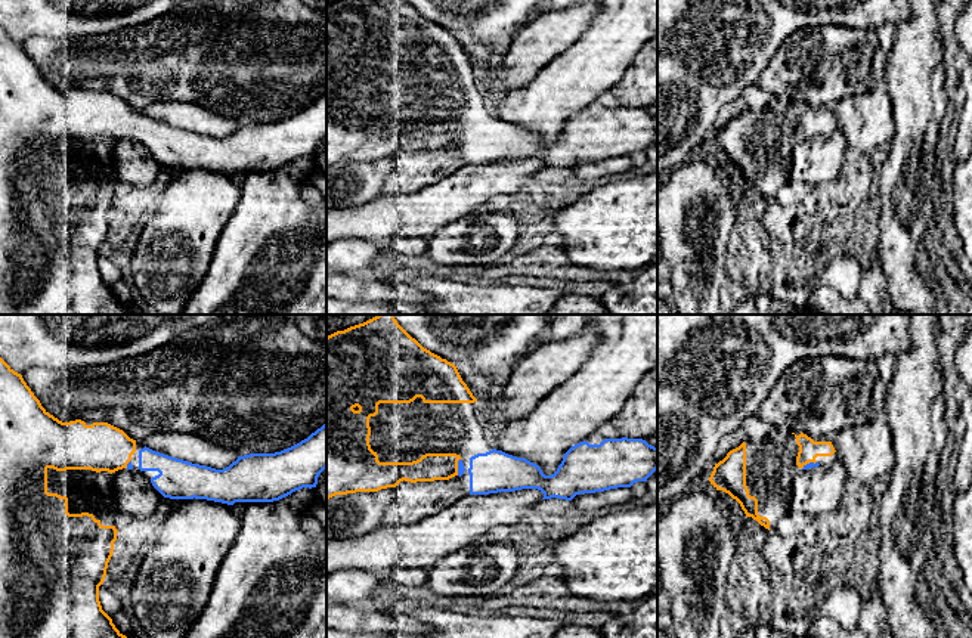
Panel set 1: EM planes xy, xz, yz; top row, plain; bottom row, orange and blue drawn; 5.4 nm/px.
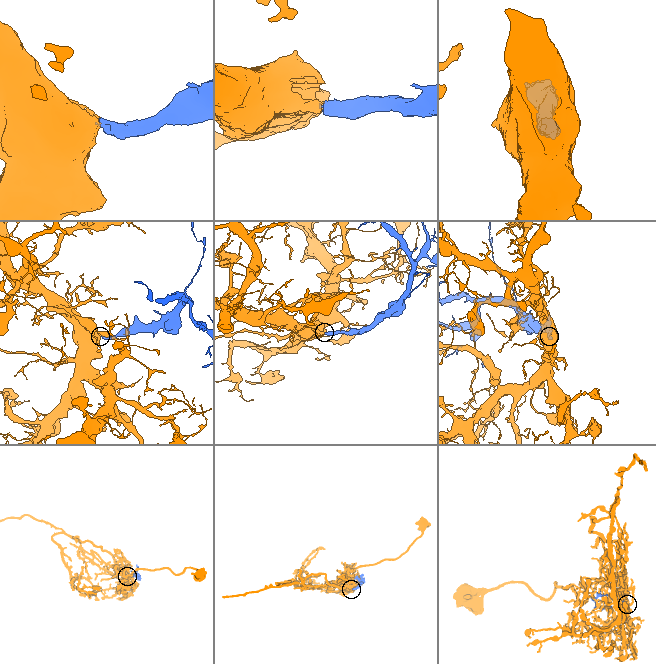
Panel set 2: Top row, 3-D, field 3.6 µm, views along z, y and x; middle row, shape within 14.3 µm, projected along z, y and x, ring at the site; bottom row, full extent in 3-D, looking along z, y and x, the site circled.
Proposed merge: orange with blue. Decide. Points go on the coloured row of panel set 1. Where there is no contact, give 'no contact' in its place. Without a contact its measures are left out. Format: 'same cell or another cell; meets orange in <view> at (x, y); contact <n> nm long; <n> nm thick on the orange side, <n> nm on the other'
same cell; meets orange in xz at (457, 467); contact 100 nm long; 150 nm thick on the orange side, 40 nm on the other

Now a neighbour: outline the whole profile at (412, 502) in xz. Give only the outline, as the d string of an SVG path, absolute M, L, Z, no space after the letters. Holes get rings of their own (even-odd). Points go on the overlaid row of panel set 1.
M459 476L434 481L400 481L394 487L394 501L389 505L381 527L422 521L446 507L452 507L467 493L458 486Z

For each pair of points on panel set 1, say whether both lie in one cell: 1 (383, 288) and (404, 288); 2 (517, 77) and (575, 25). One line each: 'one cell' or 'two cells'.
1: one cell
2: one cell

